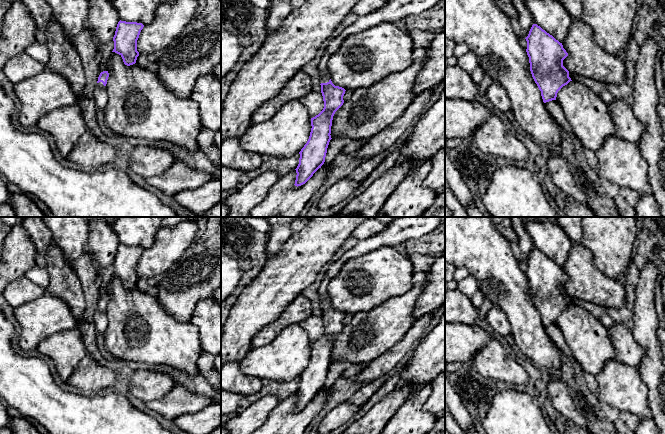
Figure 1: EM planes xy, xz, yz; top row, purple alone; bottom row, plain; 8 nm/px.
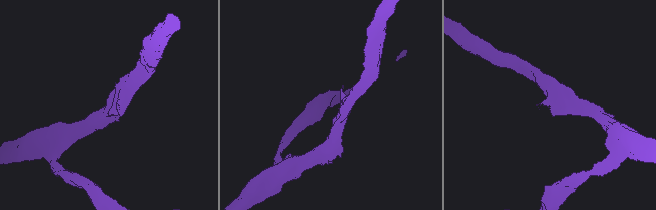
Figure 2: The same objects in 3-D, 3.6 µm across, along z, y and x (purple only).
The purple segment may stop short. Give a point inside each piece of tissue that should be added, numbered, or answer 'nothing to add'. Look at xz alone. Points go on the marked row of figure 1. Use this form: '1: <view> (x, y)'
1: xz (395, 10)

